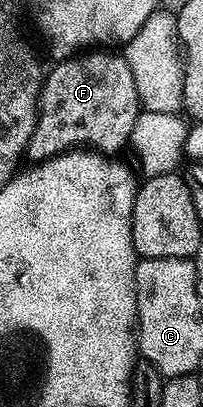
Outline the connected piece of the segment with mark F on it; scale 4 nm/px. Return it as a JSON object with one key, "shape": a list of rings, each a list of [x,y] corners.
{"shape":[[[96,49],[91,53],[80,53],[75,57],[66,59],[55,64],[56,68],[52,72],[45,74],[42,79],[42,86],[40,88],[40,101],[36,113],[36,128],[28,142],[28,149],[26,152],[27,158],[32,161],[43,161],[45,159],[53,159],[56,155],[62,155],[65,152],[71,152],[73,149],[91,149],[93,152],[99,153],[104,157],[112,157],[116,154],[115,151],[120,151],[129,146],[132,134],[134,133],[134,121],[138,121],[141,113],[140,98],[138,97],[138,89],[134,85],[134,73],[130,73],[130,65],[125,61],[123,54],[116,53],[111,55],[111,50]]]}

